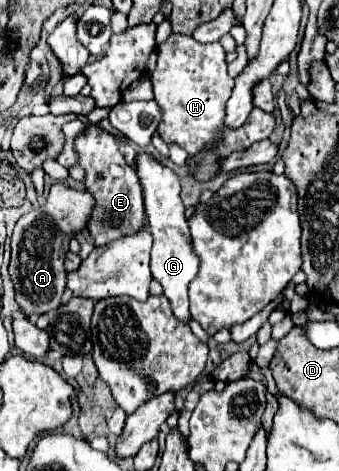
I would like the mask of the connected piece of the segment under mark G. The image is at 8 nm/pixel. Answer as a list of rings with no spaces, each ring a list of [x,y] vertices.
[[[137,154],[135,158],[135,170],[143,188],[143,200],[145,200],[145,214],[147,214],[147,226],[153,236],[153,250],[151,250],[151,272],[153,278],[163,286],[165,296],[171,302],[173,314],[181,318],[183,322],[189,322],[189,298],[187,298],[187,286],[197,274],[197,254],[193,254],[191,238],[189,238],[189,226],[185,220],[185,206],[181,202],[181,182],[179,176],[157,162],[151,154]]]

